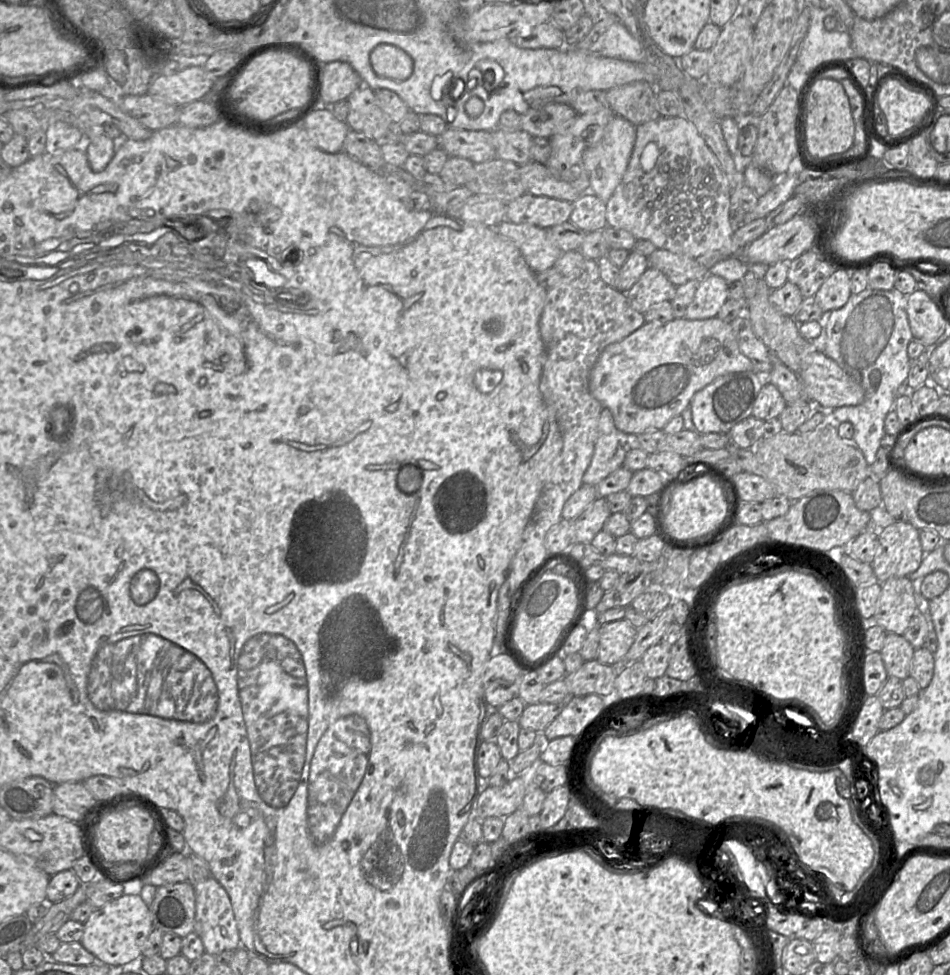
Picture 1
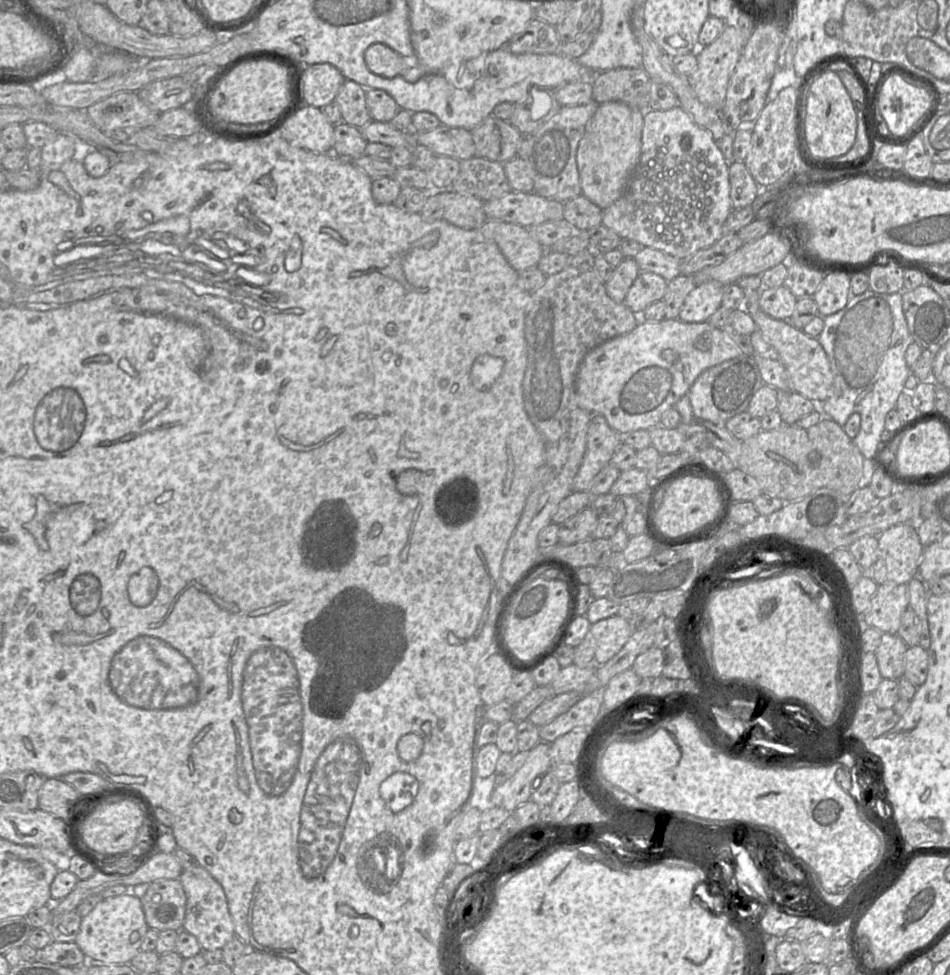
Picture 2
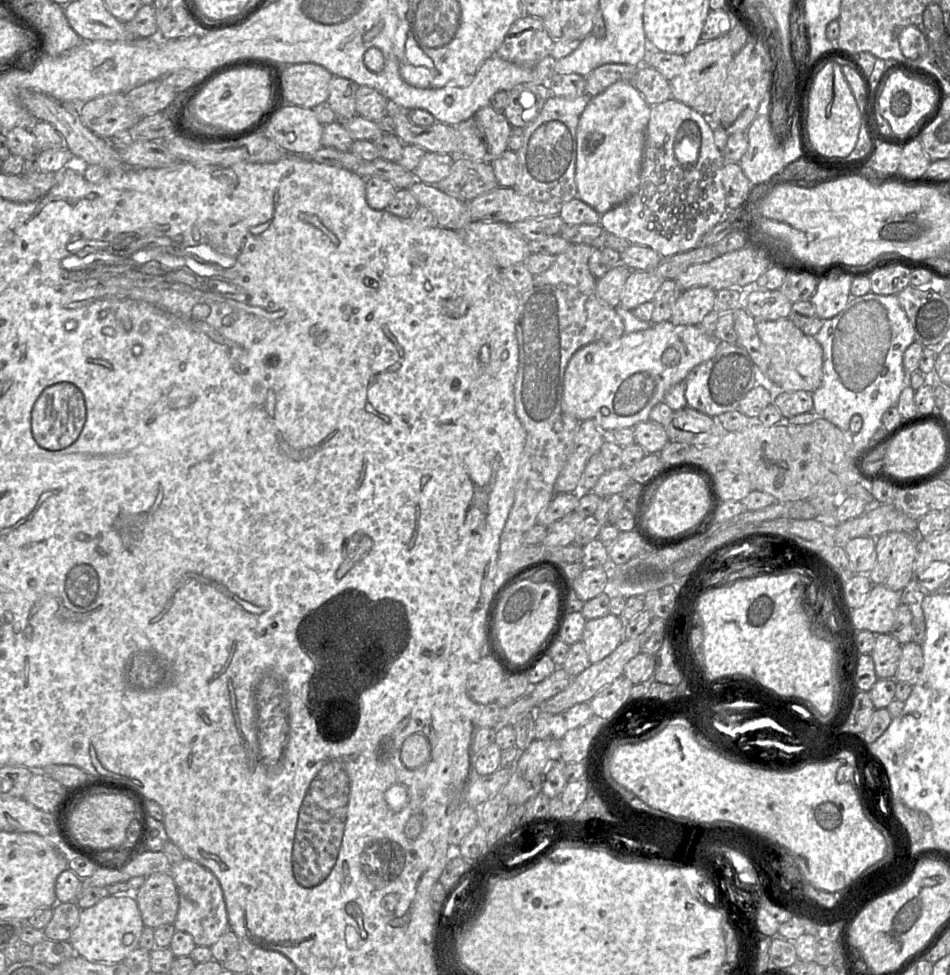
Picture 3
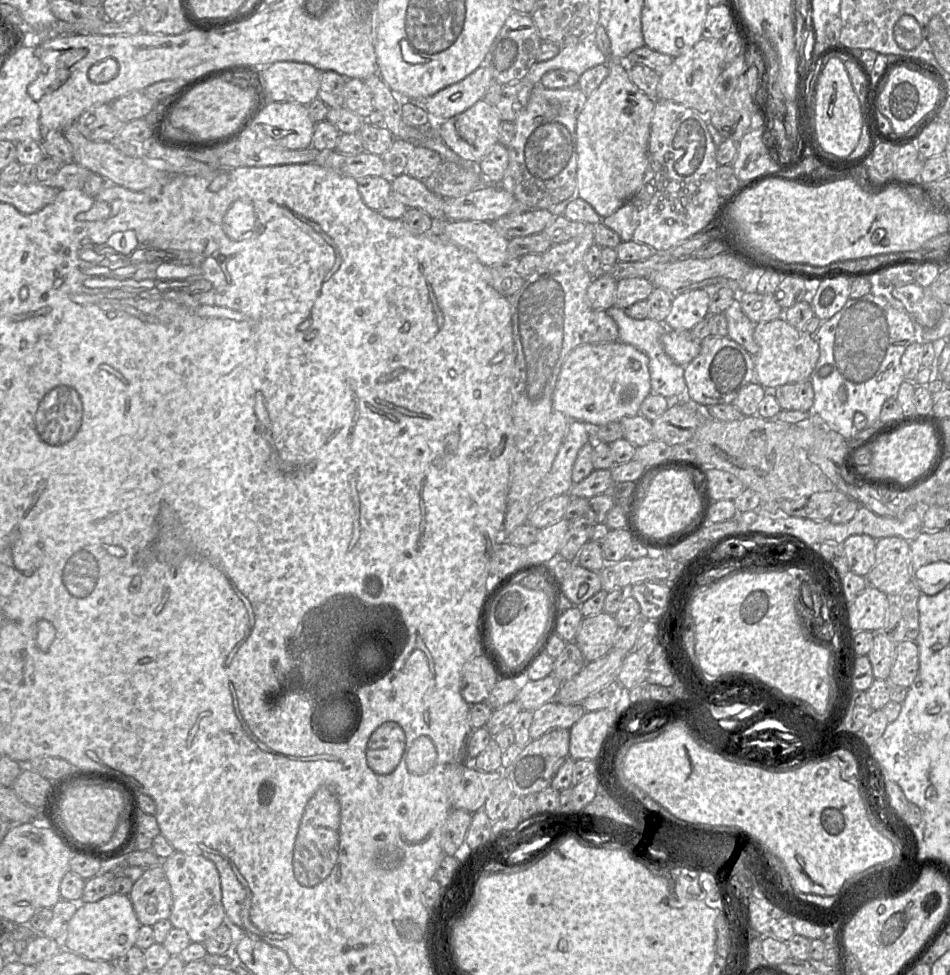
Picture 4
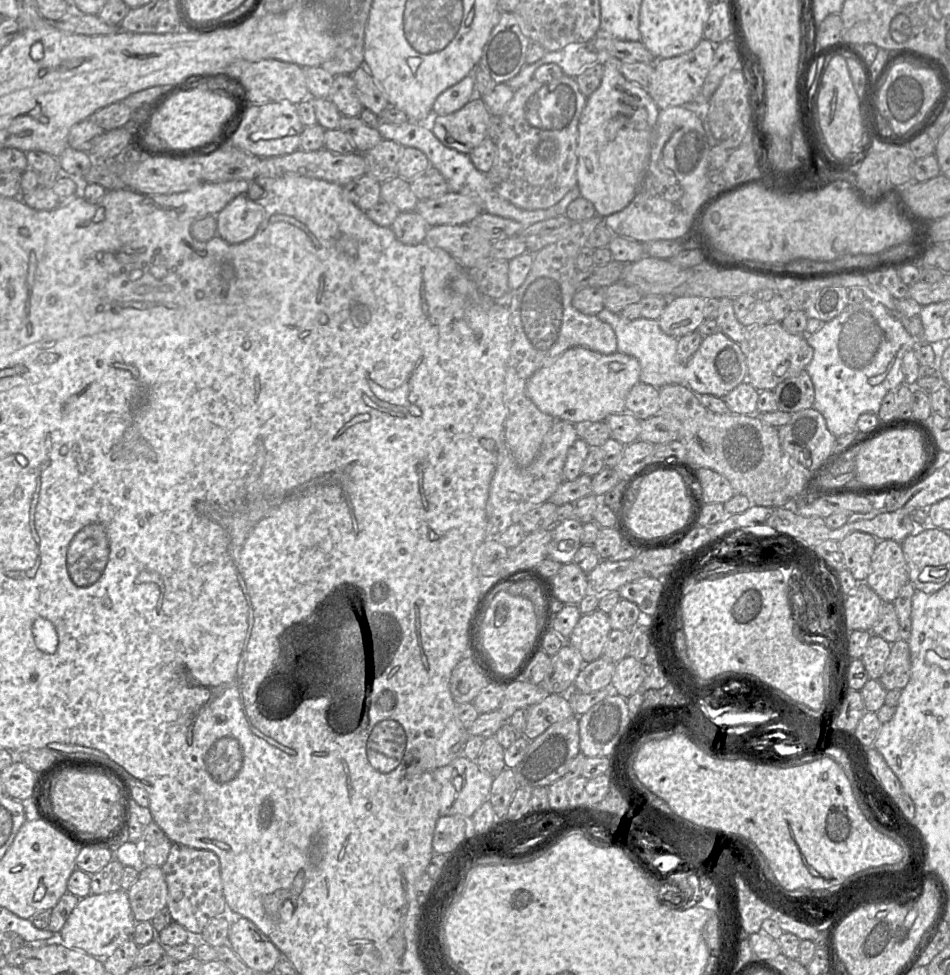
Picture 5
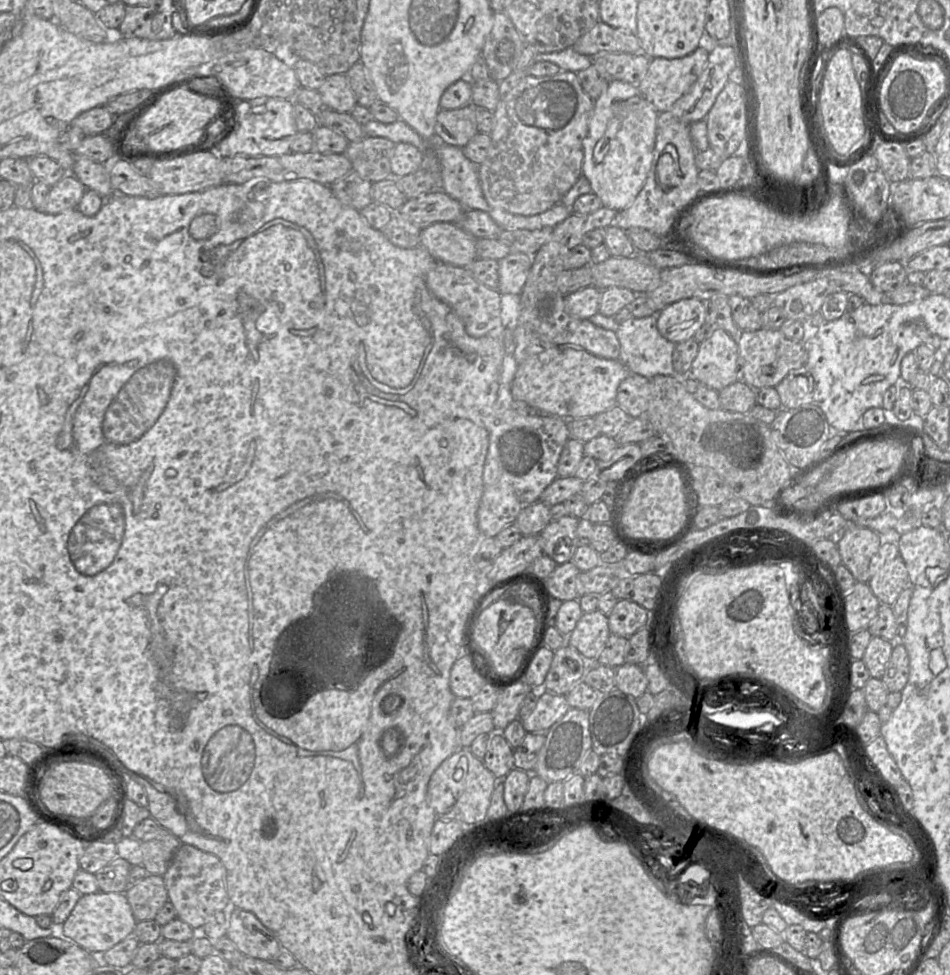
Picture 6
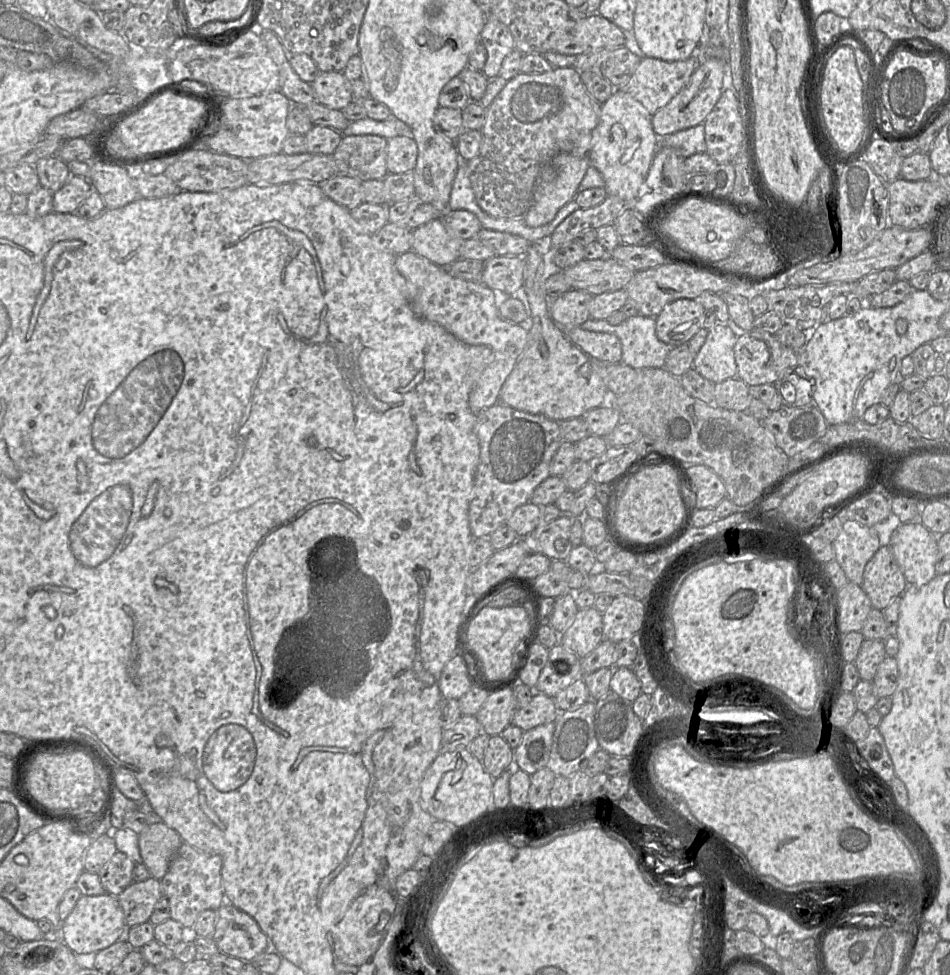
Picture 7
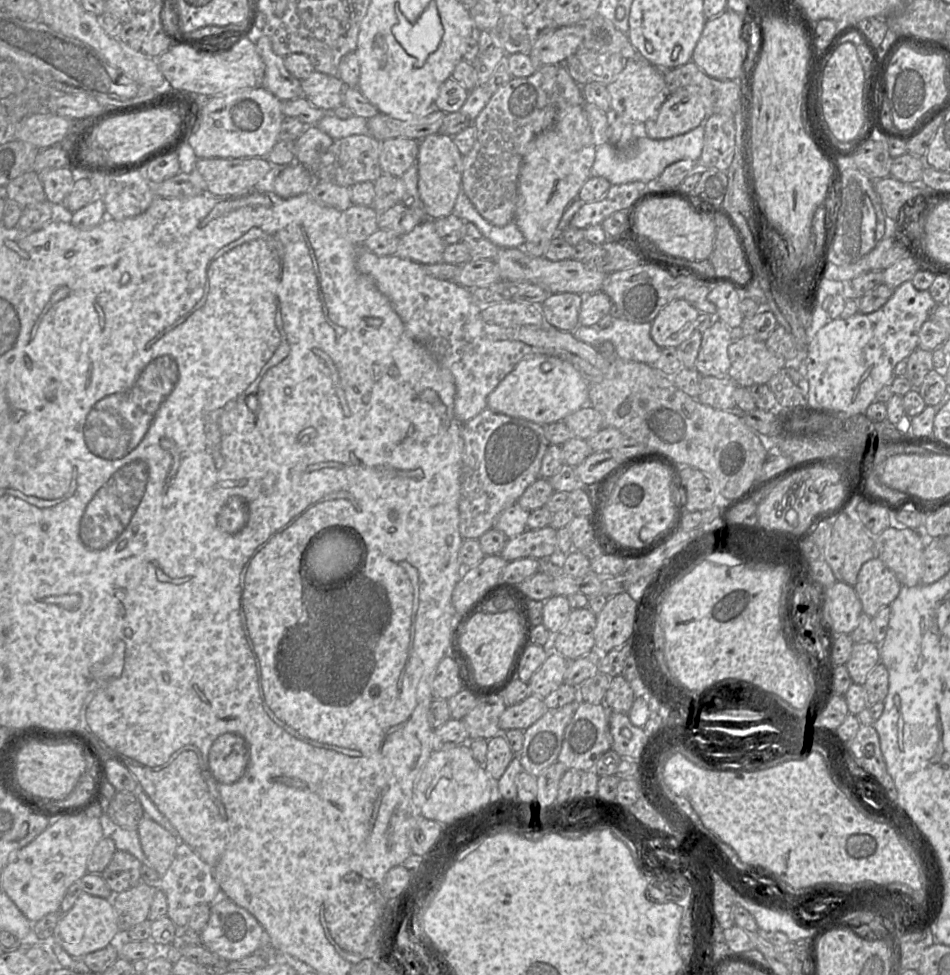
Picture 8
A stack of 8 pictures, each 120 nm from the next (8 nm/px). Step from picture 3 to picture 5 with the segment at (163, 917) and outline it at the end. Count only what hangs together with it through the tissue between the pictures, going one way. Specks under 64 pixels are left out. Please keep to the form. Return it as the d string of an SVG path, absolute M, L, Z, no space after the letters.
M144 866L127 894L136 922L151 921L167 907L168 887L161 867Z

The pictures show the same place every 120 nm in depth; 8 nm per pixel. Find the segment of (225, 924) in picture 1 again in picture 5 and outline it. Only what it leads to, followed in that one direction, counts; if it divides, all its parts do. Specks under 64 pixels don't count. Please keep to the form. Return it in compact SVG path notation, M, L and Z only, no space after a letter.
M172 843L161 869L168 887L167 908L172 920L183 926L193 938L199 938L206 925L215 917L228 915L220 863L213 852Z

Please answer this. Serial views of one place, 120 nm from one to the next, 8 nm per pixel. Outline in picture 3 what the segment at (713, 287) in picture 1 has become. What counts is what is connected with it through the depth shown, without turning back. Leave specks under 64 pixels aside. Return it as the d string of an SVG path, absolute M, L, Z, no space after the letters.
M692 287L682 292L673 308L674 324L698 325L714 309L715 290L708 287Z

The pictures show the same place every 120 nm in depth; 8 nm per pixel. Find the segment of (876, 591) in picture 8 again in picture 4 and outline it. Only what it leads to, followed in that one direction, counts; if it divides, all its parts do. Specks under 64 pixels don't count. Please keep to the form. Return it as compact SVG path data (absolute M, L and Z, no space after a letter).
M901 537L877 540L875 564L865 578L870 586L897 598L911 581L910 542Z

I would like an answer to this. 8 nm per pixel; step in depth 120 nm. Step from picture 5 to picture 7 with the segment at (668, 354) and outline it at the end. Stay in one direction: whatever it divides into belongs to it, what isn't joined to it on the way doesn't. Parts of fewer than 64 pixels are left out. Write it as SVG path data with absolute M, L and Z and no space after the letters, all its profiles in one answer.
M638 315L614 326L607 320L589 318L580 327L588 331L615 334L622 345L623 364L634 369L664 368L666 357L675 346L660 341L655 326L655 317Z

